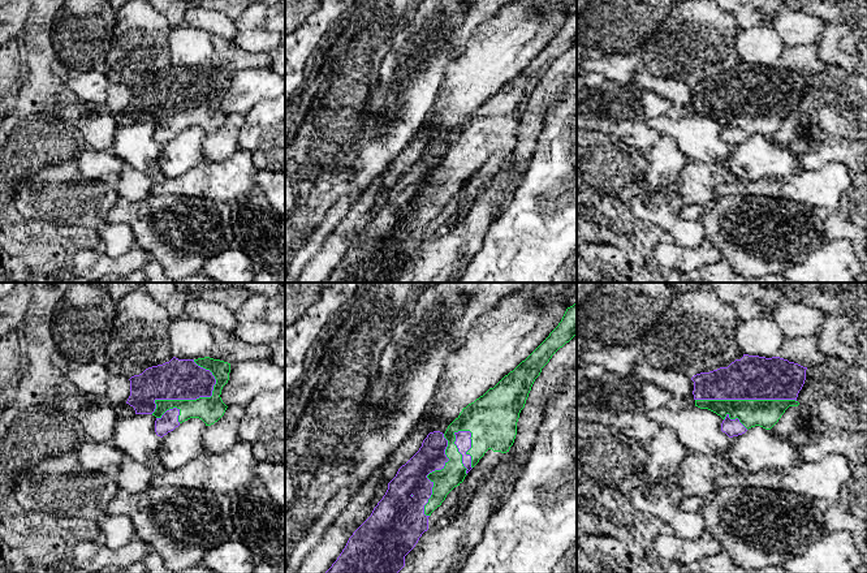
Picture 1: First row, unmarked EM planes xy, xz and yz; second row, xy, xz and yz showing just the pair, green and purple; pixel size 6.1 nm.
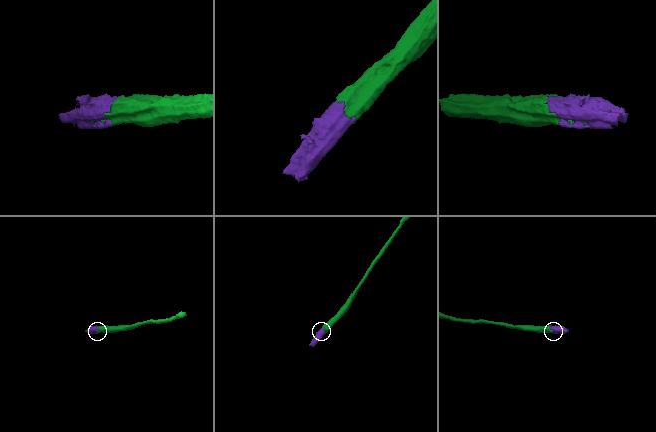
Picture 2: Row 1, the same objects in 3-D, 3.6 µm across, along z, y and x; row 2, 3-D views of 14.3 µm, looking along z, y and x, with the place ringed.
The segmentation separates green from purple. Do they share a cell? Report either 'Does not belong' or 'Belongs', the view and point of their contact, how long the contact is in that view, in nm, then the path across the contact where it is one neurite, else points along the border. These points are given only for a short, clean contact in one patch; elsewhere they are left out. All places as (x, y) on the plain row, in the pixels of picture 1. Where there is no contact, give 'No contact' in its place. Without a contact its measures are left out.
Belongs. Touches green at xy (186, 108). Shared border 460 nm

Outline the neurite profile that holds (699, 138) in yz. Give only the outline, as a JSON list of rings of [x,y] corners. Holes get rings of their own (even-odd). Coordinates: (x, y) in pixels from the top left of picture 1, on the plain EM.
[[[668,115],[652,119],[650,126],[660,135],[670,137],[690,161],[724,164],[730,155],[730,146],[721,139],[724,128],[708,117]]]

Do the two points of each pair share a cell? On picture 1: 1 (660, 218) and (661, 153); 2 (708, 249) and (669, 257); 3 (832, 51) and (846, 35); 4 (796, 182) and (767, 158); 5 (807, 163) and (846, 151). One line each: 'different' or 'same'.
1: different
2: same
3: same
4: different
5: same

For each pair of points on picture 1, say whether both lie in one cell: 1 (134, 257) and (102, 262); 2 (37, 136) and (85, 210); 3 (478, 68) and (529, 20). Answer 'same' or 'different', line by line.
1: same
2: same
3: same

